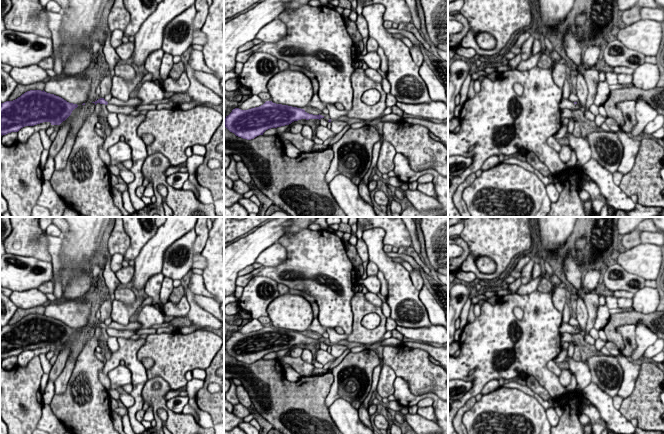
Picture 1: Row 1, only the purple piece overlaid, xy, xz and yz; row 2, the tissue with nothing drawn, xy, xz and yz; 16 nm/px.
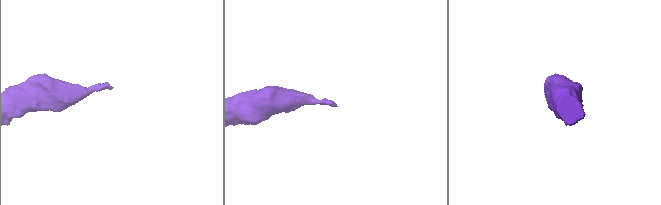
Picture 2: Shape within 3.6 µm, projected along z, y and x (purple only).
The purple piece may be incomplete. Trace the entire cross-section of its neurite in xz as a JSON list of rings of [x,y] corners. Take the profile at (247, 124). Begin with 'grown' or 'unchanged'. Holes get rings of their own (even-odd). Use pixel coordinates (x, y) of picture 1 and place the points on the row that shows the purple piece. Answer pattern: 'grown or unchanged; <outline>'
unchanged; [[[266,101],[248,110],[235,108],[226,116],[224,126],[236,136],[251,140],[271,128],[289,125],[301,119],[321,119],[322,115],[307,113],[304,109]]]

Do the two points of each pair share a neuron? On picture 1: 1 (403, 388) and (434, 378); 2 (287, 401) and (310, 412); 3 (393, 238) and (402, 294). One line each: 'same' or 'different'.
1: different
2: same
3: different

